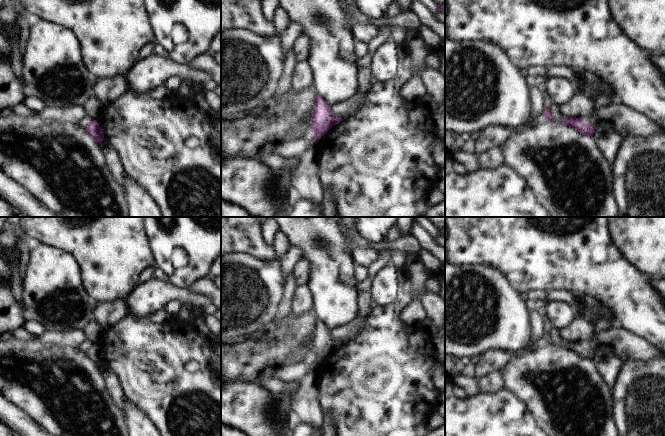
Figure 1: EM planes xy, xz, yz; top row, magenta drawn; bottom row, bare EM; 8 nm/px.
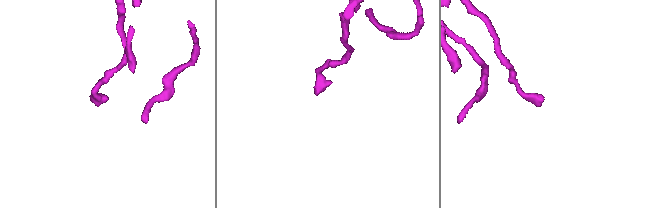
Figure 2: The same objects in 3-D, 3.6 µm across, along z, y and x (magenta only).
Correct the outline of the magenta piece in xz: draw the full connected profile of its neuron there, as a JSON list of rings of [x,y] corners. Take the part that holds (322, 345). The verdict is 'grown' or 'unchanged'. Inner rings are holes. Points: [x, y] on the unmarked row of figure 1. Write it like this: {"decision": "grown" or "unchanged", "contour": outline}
{"decision": "grown", "contour": [[[319,319],[314,323],[311,348],[300,363],[292,363],[272,371],[271,377],[281,382],[295,382],[299,388],[294,393],[291,408],[302,422],[315,426],[320,435],[322,429],[323,409],[319,402],[315,366],[333,350],[344,343],[331,337],[330,329]]]}

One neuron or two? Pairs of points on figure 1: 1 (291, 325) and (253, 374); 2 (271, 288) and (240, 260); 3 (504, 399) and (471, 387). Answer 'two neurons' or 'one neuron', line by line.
1: one neuron
2: one neuron
3: two neurons

